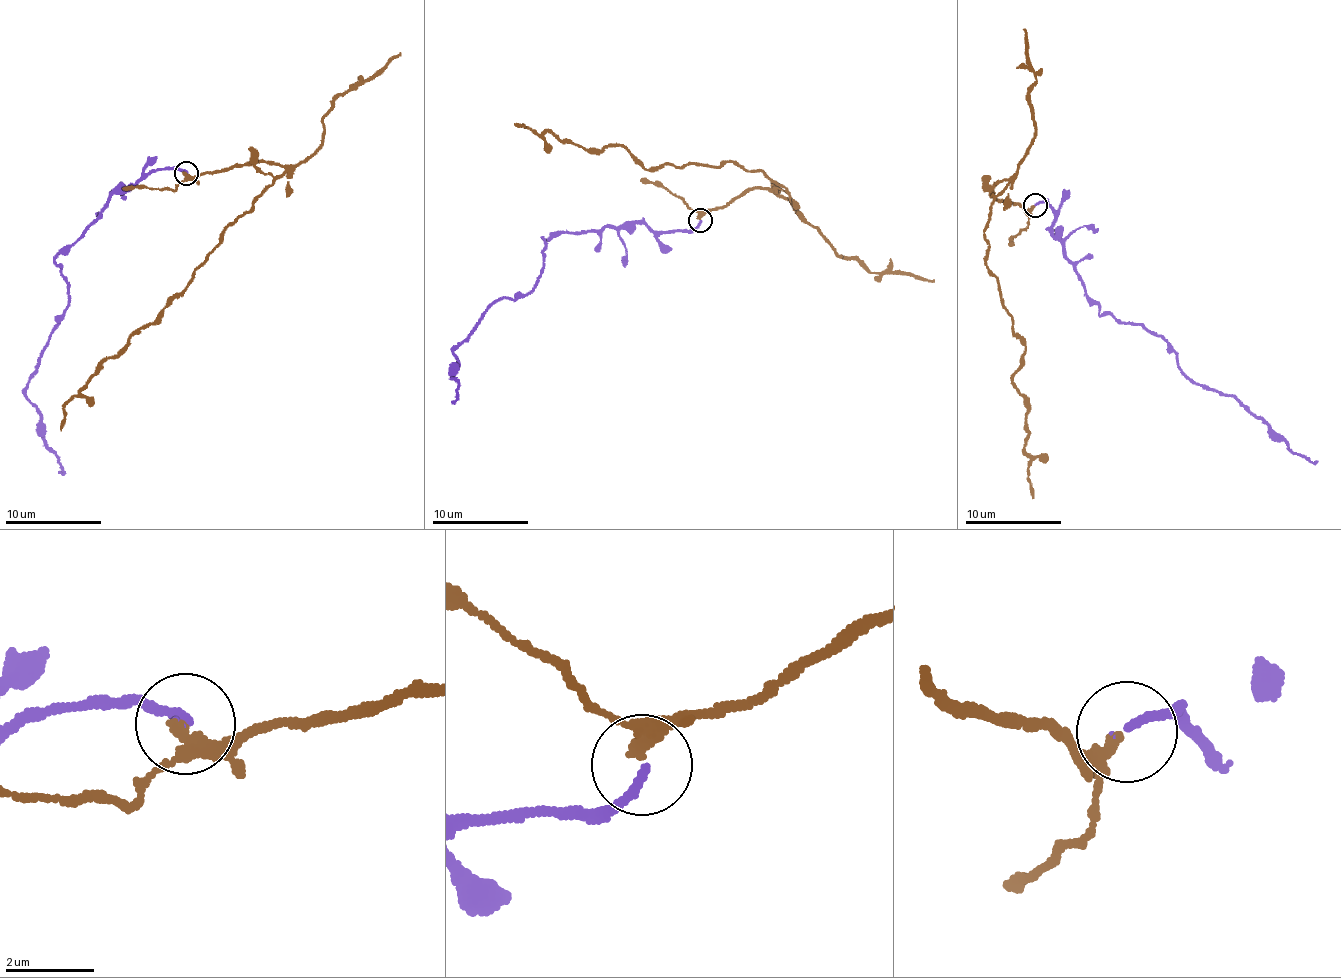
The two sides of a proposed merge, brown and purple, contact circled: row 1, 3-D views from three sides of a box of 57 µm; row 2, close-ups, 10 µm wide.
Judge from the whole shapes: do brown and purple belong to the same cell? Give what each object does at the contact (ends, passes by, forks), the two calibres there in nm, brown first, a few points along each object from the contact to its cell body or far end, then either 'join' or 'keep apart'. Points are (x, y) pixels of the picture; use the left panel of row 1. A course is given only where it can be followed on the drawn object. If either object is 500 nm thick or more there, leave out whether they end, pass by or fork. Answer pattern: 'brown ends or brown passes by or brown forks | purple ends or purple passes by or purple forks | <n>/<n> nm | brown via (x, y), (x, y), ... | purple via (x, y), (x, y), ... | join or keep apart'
brown passes by | purple ends | 190/200 nm | brown via (185, 173), (248, 165), (268, 173), (274, 185), (227, 227), (160, 318), (133, 332), (64, 408), (60, 430) | purple via (186, 173), (148, 171), (133, 187), (112, 193), (55, 258), (70, 299), (25, 392), (61, 472) | join

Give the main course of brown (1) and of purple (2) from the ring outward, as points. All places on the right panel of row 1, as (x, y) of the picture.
1: (1033, 206), (989, 193), (985, 262), (1023, 345), (1012, 380), (1028, 412), (1024, 446), (1034, 498)
2: (1036, 206), (1053, 209), (1052, 230), (1100, 315), (1154, 330), (1191, 380), (1231, 394), (1294, 452), (1318, 460)

